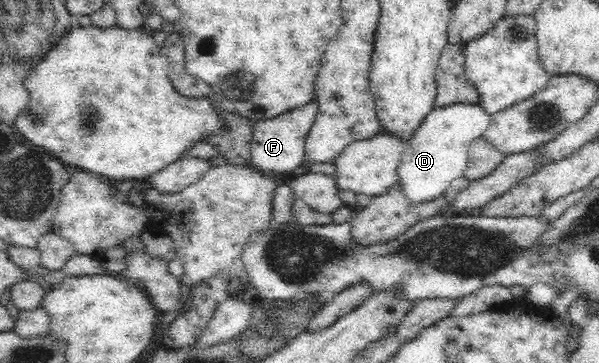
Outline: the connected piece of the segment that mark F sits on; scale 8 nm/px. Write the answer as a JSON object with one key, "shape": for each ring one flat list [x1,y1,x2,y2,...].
{"shape":[[311,102,278,115,274,119,260,120,253,127,250,144,251,162,249,167,264,173,292,173,296,167,304,165,304,146,309,129,314,123,318,102]]}

